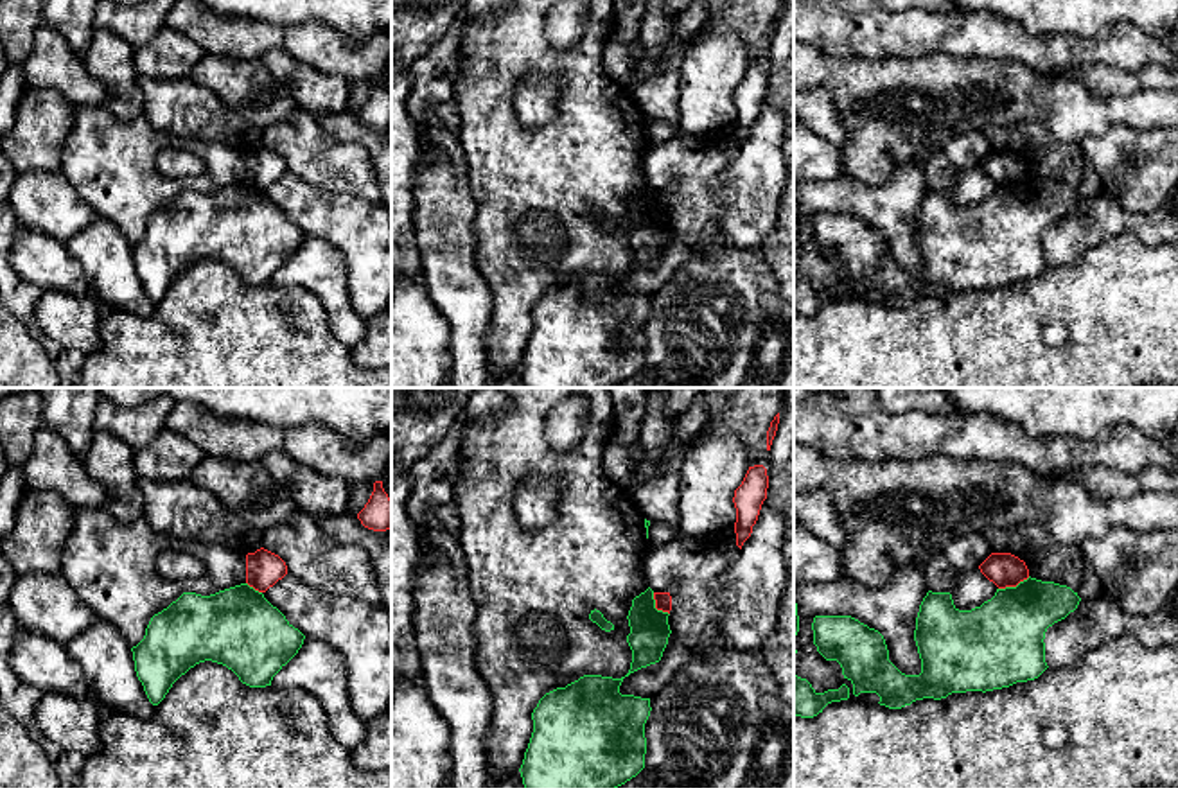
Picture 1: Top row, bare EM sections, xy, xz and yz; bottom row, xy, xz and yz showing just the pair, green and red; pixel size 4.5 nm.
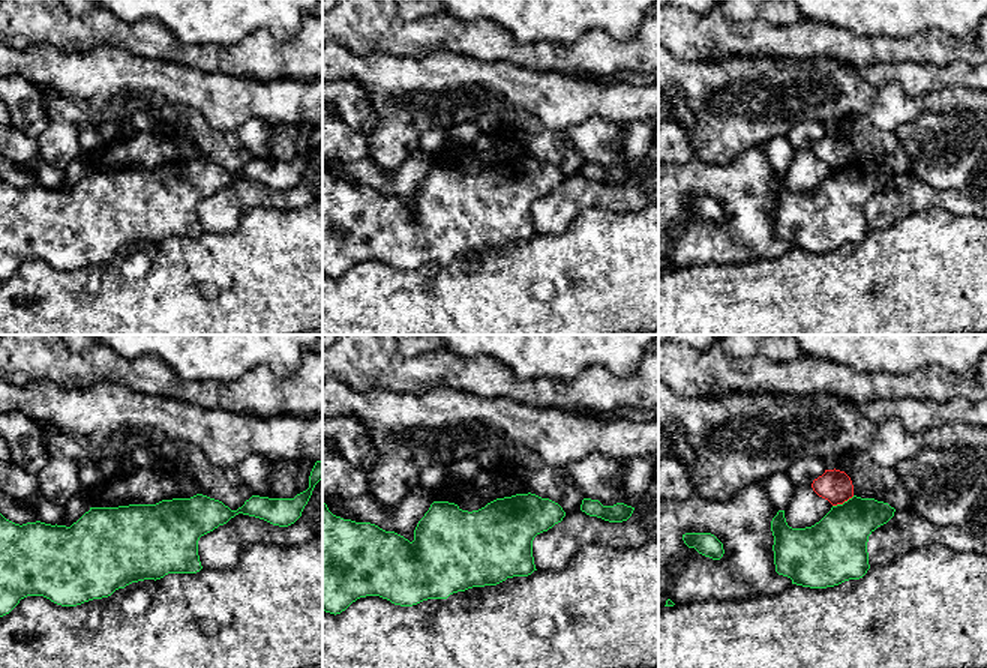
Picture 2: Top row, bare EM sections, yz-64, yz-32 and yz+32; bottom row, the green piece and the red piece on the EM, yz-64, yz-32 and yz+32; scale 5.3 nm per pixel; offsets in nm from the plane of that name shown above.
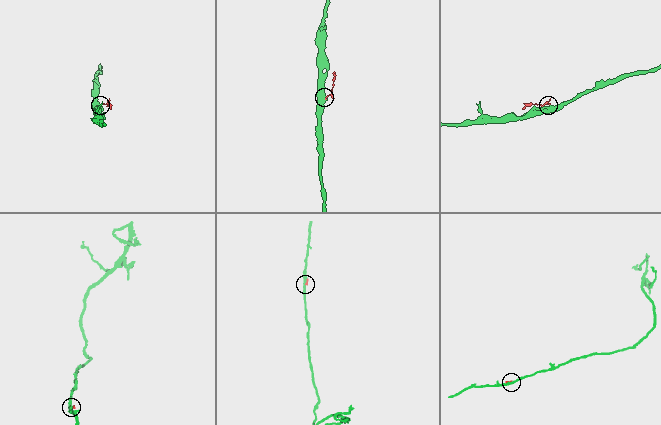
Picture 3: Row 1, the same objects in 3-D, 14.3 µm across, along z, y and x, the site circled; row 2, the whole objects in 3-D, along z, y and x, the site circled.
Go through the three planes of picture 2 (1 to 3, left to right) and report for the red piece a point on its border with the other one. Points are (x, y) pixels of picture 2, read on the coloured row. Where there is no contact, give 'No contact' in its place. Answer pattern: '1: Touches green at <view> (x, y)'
1: No contact
2: No contact
3: Touches green at yz+32 (845, 502)

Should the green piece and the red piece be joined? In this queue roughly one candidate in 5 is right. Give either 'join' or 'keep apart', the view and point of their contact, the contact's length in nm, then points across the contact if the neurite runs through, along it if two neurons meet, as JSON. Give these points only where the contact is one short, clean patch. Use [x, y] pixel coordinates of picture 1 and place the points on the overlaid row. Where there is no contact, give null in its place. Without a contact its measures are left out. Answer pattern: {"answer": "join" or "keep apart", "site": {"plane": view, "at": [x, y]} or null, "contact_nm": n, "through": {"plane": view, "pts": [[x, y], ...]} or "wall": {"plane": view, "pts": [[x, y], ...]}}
{"answer": "keep apart", "site": {"plane": "yz", "at": [1013, 587]}, "contact_nm": 160, "wall": {"plane": "yz", "pts": [[1029, 577], [1015, 586], [999, 589]]}}

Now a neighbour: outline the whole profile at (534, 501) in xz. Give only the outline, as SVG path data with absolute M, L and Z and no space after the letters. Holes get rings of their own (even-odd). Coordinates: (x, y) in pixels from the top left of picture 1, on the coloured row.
M541 476L521 481L514 494L517 522L526 531L537 531L557 519L557 494Z

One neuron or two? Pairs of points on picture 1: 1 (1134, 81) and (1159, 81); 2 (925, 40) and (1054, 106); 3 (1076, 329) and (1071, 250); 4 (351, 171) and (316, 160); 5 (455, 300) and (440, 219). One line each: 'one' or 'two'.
1: one
2: two
3: two
4: one
5: one

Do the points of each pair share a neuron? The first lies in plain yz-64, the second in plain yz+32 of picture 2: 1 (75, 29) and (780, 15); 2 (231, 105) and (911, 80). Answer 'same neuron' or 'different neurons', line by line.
1: different neurons
2: different neurons

